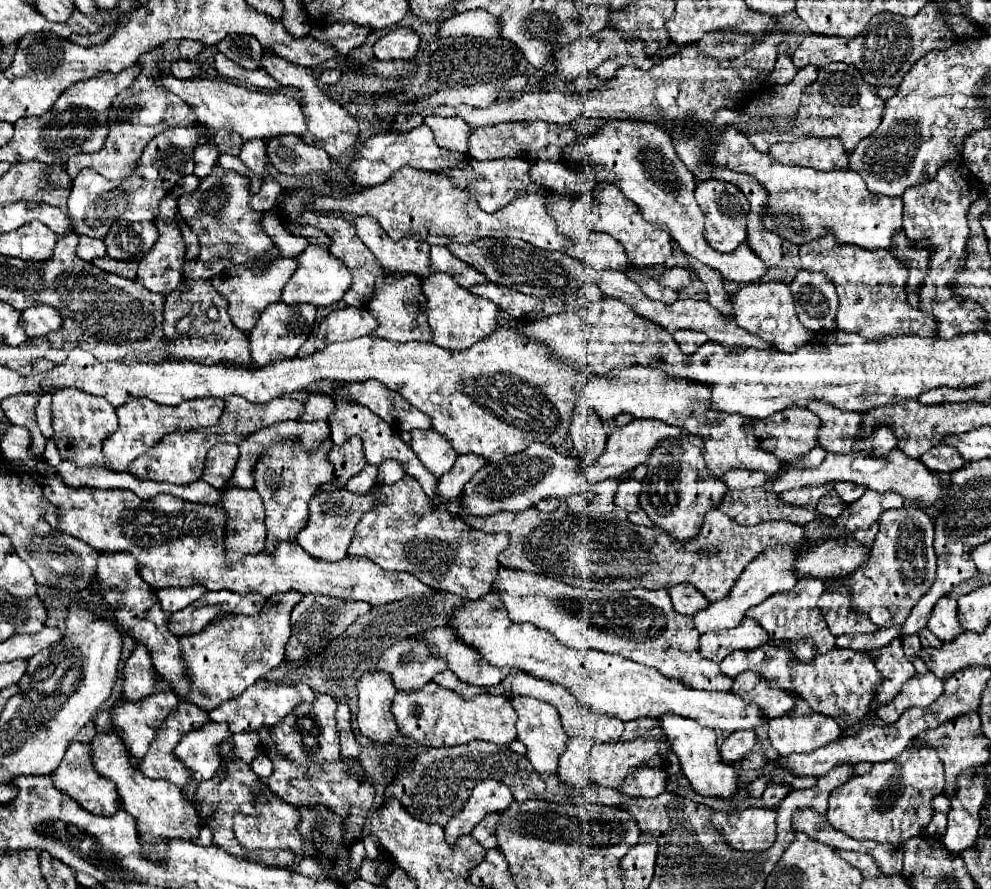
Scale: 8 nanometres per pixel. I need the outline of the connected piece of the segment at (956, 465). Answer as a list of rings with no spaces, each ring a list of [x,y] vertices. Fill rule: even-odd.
[[[935,445],[927,453],[921,455],[921,461],[937,473],[953,473],[965,465],[965,459],[957,453],[957,449],[949,445]]]

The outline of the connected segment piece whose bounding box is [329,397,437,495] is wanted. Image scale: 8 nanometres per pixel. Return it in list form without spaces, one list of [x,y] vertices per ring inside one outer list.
[[[333,397],[335,403],[337,403],[337,409],[335,413],[329,417],[329,427],[331,427],[331,441],[335,445],[341,445],[345,439],[357,435],[363,439],[365,443],[365,457],[367,457],[367,463],[373,463],[373,465],[379,465],[383,459],[397,459],[405,465],[405,471],[407,475],[415,477],[423,491],[427,495],[433,495],[433,487],[437,485],[437,477],[435,475],[429,475],[429,471],[425,471],[425,467],[421,467],[421,461],[415,457],[415,453],[411,451],[411,447],[407,443],[401,441],[401,437],[393,431],[393,427],[389,427],[381,417],[377,417],[373,411],[365,409],[363,405],[357,405],[357,403],[349,403],[349,401],[339,401],[337,397]]]

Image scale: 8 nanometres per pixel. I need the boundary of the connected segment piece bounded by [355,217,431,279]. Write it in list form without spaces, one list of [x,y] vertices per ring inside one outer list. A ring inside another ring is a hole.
[[[359,217],[355,221],[359,239],[375,255],[381,269],[385,271],[405,271],[413,273],[419,279],[425,279],[429,269],[429,243],[417,239],[393,241],[373,217]]]

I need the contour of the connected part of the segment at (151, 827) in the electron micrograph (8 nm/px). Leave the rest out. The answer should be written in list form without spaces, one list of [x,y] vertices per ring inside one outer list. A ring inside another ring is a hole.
[[[101,733],[95,735],[95,739],[91,739],[91,761],[95,771],[99,771],[99,775],[103,775],[105,779],[113,781],[117,785],[119,797],[123,799],[123,809],[129,811],[133,817],[137,817],[137,825],[139,825],[139,835],[141,835],[141,843],[145,847],[145,853],[151,859],[163,859],[163,841],[165,839],[193,839],[199,835],[199,823],[197,823],[197,813],[195,807],[185,799],[183,791],[179,787],[173,787],[173,783],[163,781],[163,779],[149,779],[143,773],[139,773],[137,769],[133,769],[131,759],[127,757],[127,749],[121,743],[121,739],[117,739],[117,735],[113,733]]]

